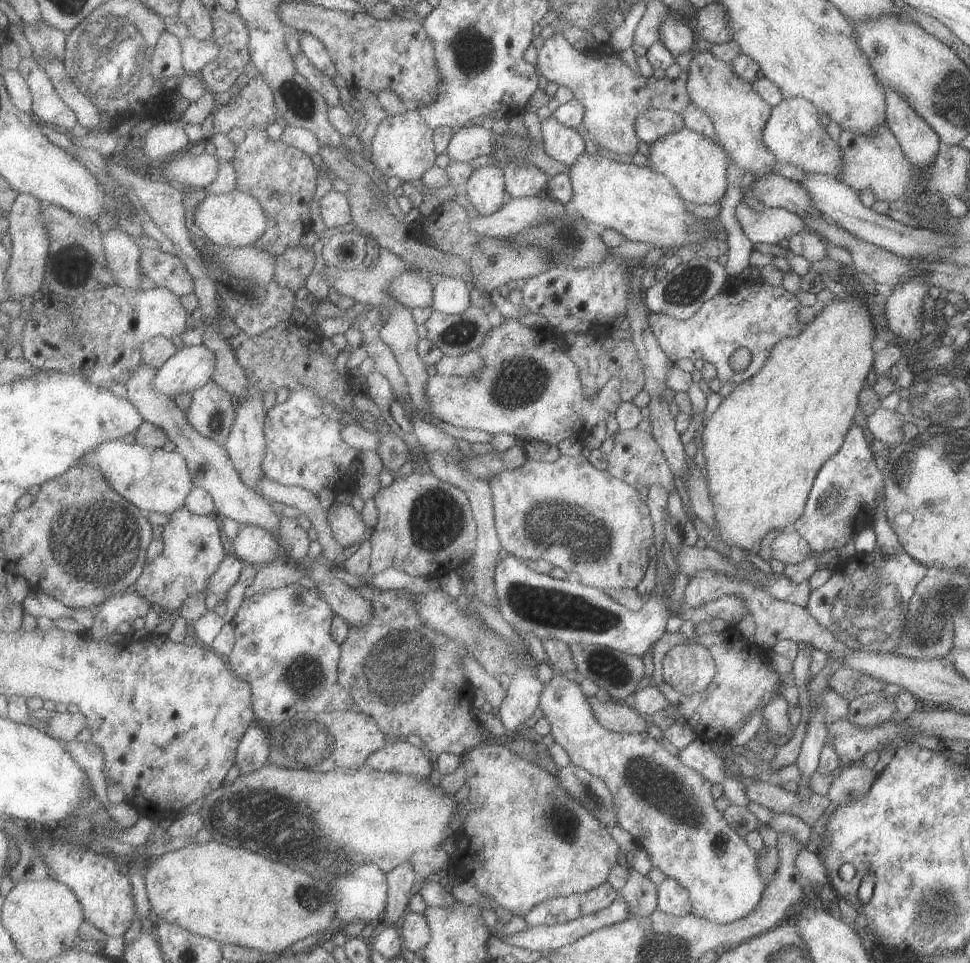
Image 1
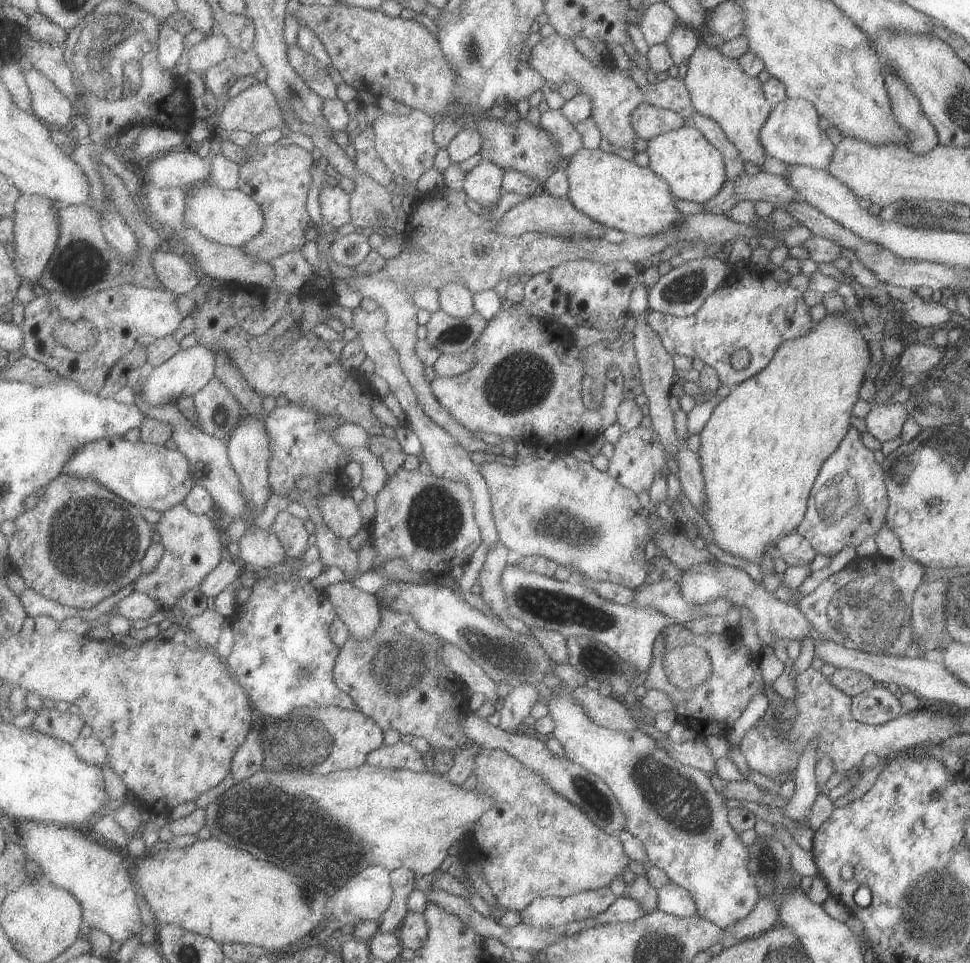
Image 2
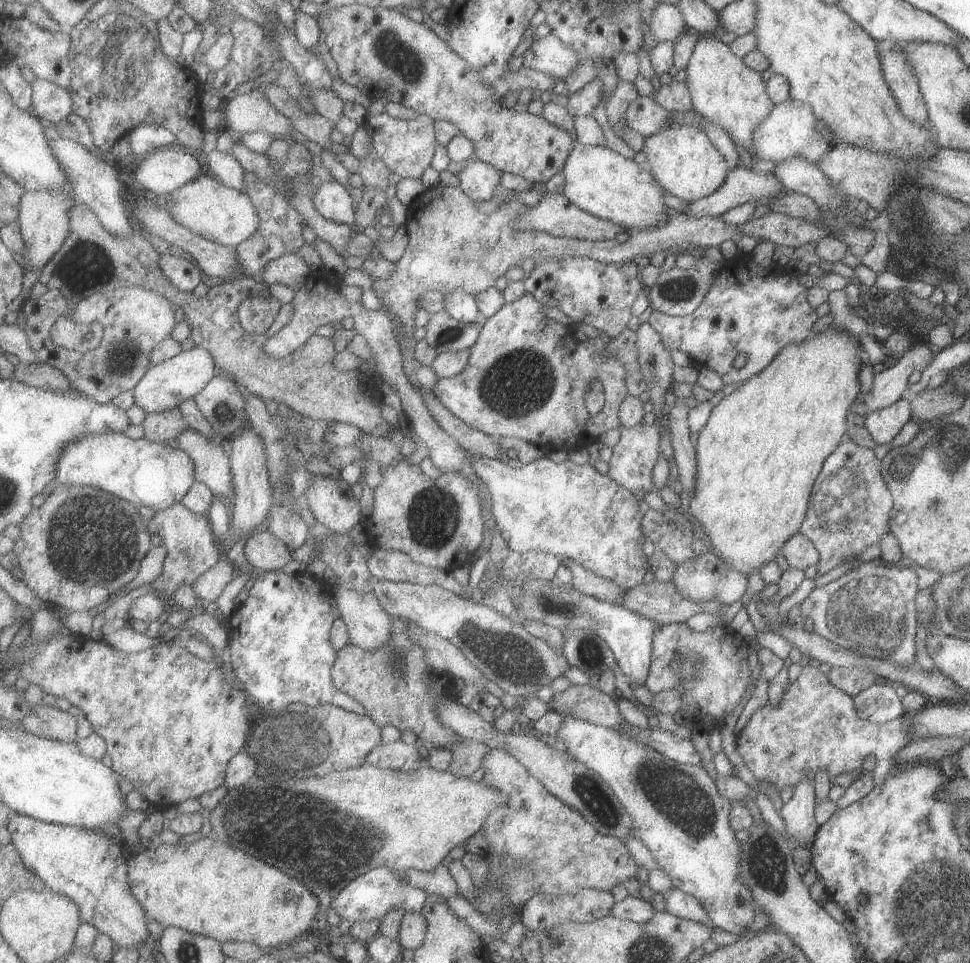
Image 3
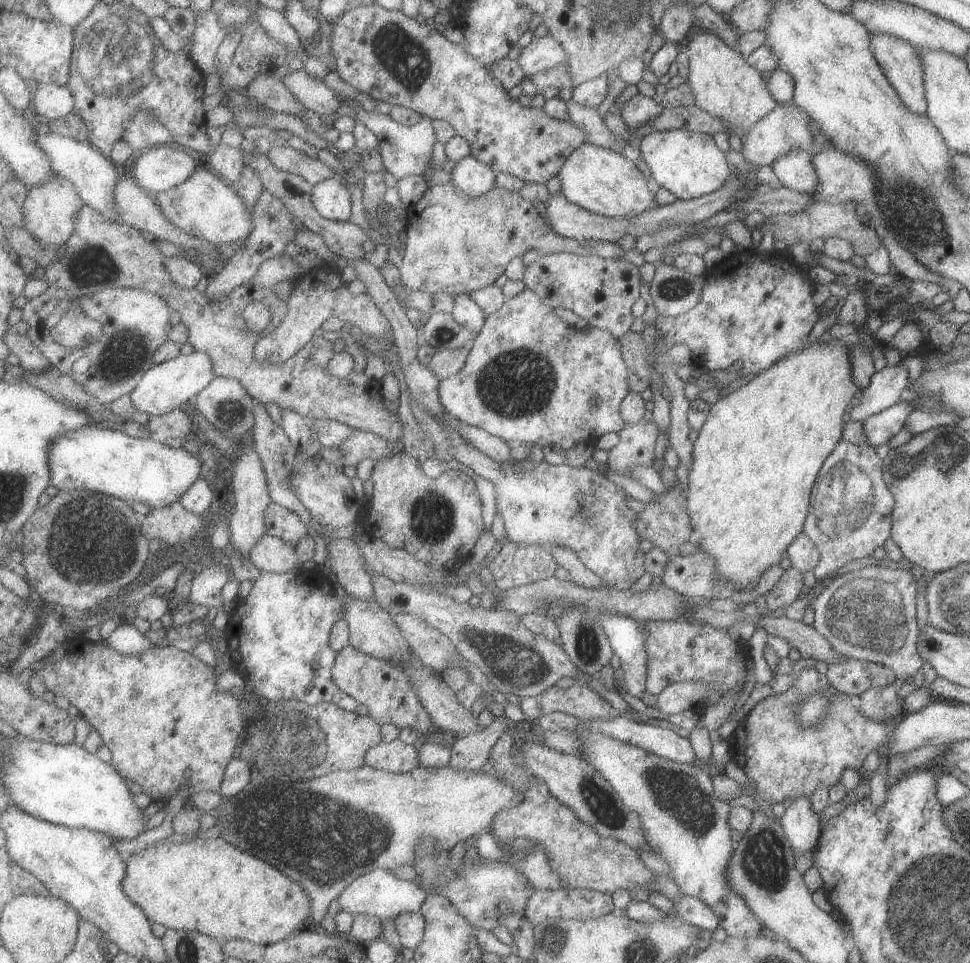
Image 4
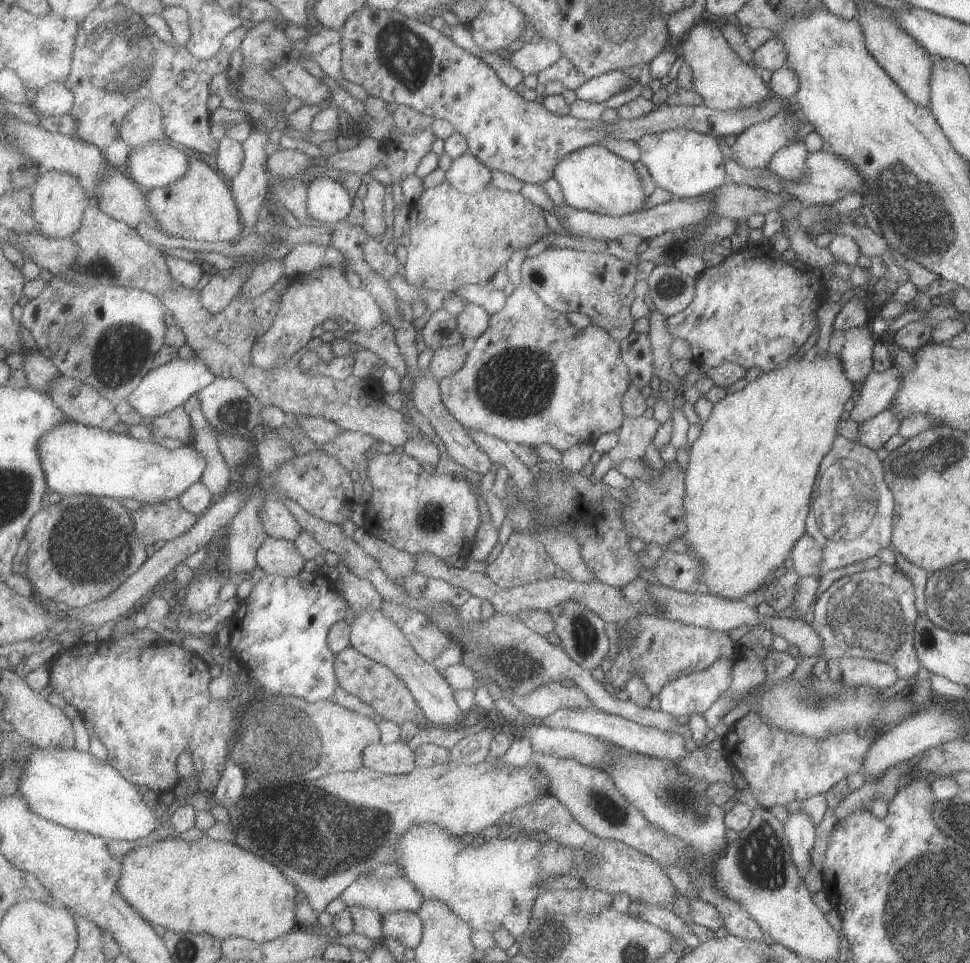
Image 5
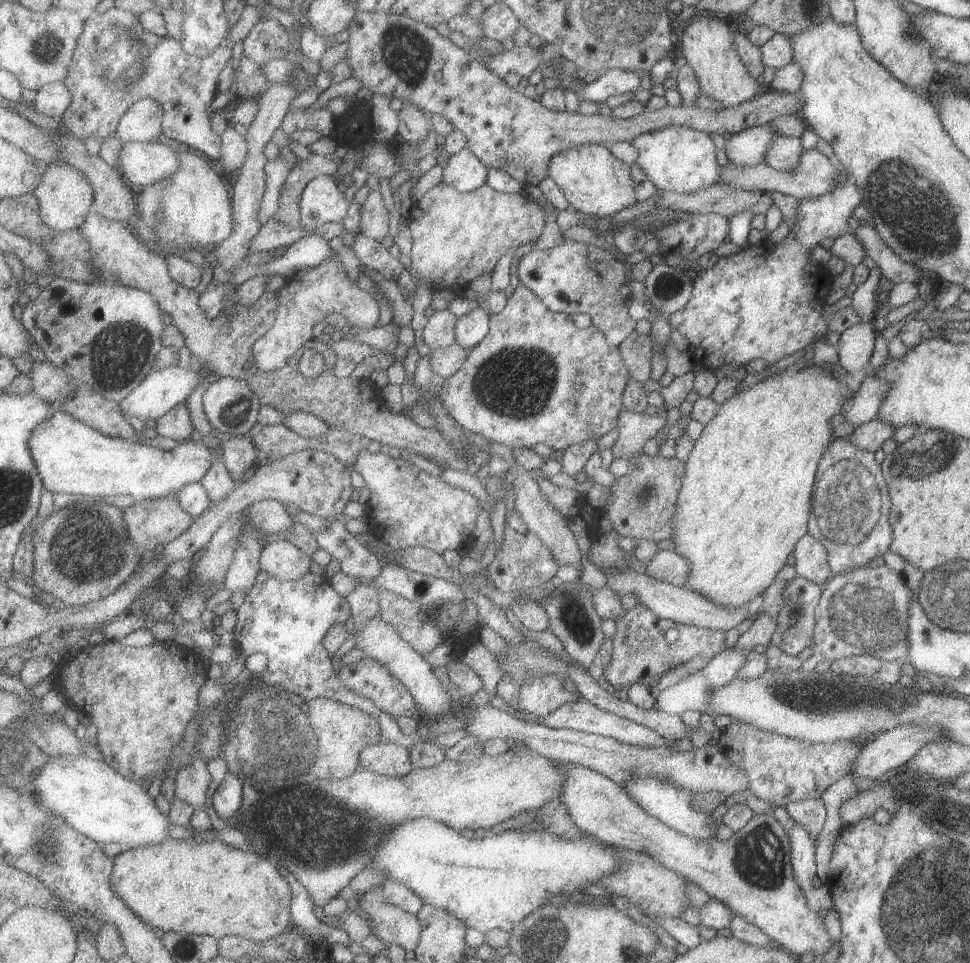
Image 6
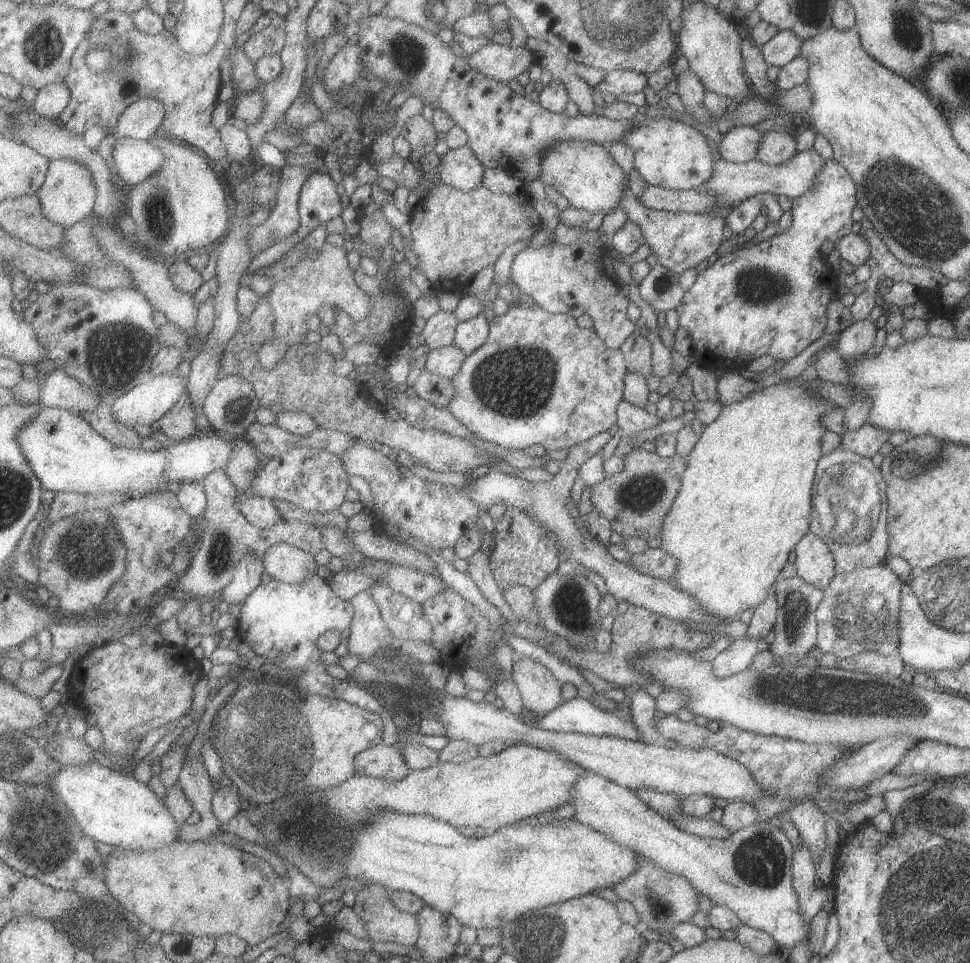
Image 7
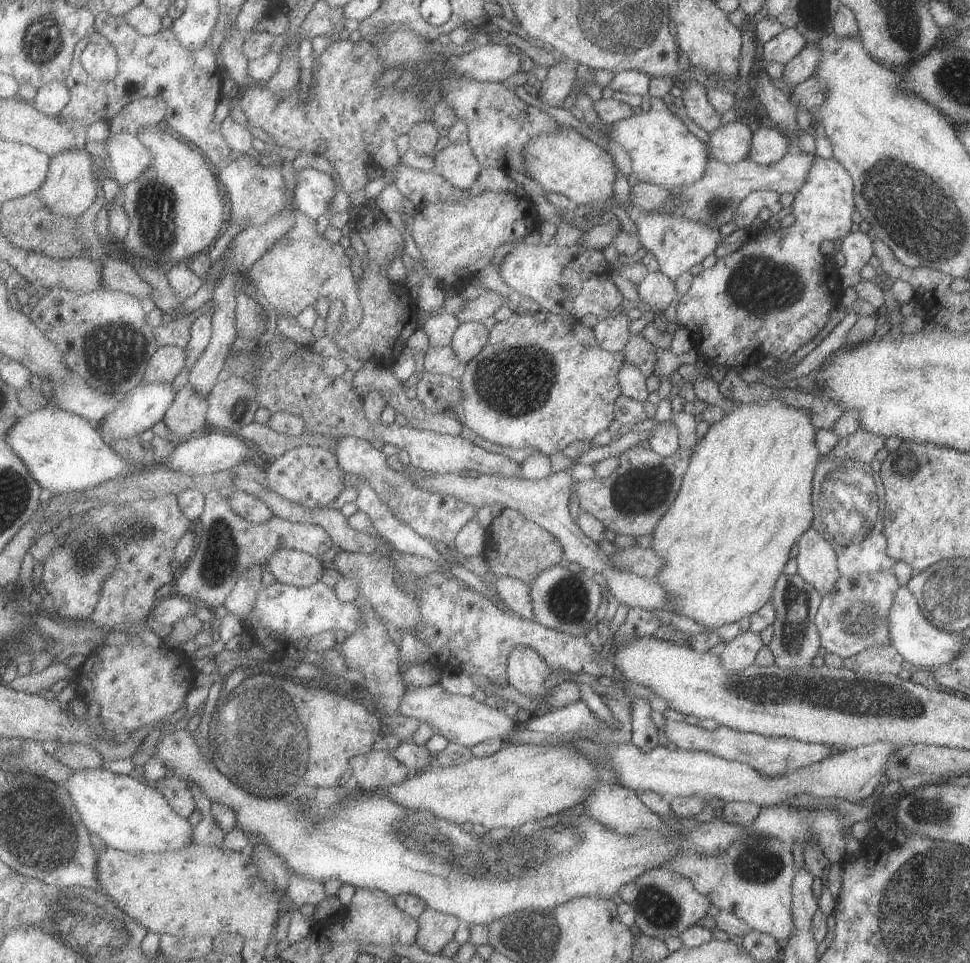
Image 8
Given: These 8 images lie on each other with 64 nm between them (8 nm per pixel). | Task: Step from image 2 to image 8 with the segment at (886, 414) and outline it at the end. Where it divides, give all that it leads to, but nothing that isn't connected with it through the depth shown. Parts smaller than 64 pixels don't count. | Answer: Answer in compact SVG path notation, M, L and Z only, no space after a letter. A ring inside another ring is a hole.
M857 429L849 436L837 440L836 445L829 454L825 454L825 458L837 460L837 458L847 458L847 460L859 460L863 464L869 464L877 450L883 447L886 438L865 432L865 430Z

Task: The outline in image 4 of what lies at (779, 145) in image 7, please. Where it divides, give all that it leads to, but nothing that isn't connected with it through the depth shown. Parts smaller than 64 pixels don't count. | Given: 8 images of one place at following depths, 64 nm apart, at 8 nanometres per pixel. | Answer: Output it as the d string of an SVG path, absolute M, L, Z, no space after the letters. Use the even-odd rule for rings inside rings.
M791 150L770 164L773 174L783 187L800 193L813 192L817 186L817 174L810 157L803 150Z

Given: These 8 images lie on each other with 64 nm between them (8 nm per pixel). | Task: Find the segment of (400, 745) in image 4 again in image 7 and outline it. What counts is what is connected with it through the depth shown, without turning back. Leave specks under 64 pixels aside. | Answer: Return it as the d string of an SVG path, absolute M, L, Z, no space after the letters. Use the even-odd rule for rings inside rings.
M384 743L368 748L355 758L356 774L385 780L405 780L412 770L401 750L402 748Z

